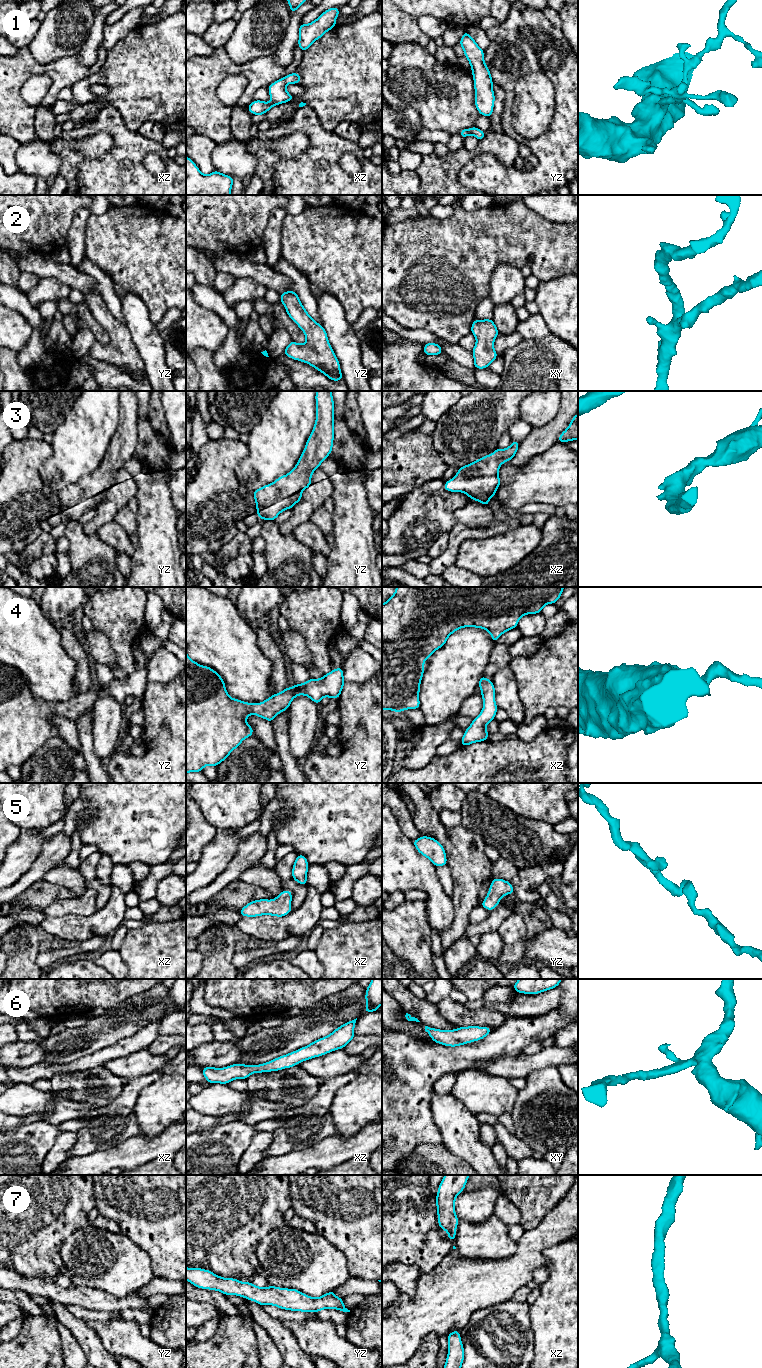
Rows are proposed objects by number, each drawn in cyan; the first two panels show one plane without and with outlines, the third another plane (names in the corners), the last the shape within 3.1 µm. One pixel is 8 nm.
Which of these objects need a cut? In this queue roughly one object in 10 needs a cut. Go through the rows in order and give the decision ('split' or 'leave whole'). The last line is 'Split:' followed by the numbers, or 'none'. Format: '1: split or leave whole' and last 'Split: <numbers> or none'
1: leave whole
2: leave whole
3: leave whole
4: leave whole
5: leave whole
6: leave whole
7: leave whole
Split: none

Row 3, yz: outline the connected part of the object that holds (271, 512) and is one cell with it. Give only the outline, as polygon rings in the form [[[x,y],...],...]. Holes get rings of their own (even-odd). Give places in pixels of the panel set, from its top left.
[[[316,391],[316,420],[314,428],[305,444],[304,451],[296,466],[287,474],[277,478],[273,483],[267,484],[253,492],[256,502],[257,514],[262,520],[273,520],[302,499],[302,491],[307,489],[312,481],[313,472],[328,458],[332,452],[334,440],[334,401],[331,391]]]

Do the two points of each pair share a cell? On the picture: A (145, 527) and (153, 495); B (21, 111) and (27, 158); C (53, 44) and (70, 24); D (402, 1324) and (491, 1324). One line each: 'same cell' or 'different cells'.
A: same cell
B: different cells
C: same cell
D: different cells

